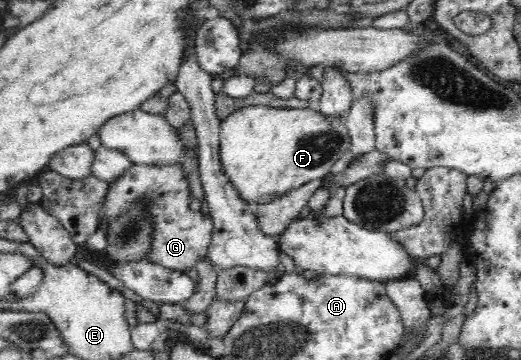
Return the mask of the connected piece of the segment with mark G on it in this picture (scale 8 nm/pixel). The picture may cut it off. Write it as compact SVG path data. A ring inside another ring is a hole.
M181 163L175 166L135 165L128 174L111 183L107 193L103 218L98 228L105 228L106 222L112 217L119 216L128 206L128 202L135 200L143 193L151 197L153 207L150 208L154 215L154 225L157 232L154 234L153 251L149 260L165 268L172 268L184 272L187 268L195 267L195 262L201 260L208 253L212 240L213 221L209 215L201 211L192 211L189 204L192 202L189 183L183 172Z

